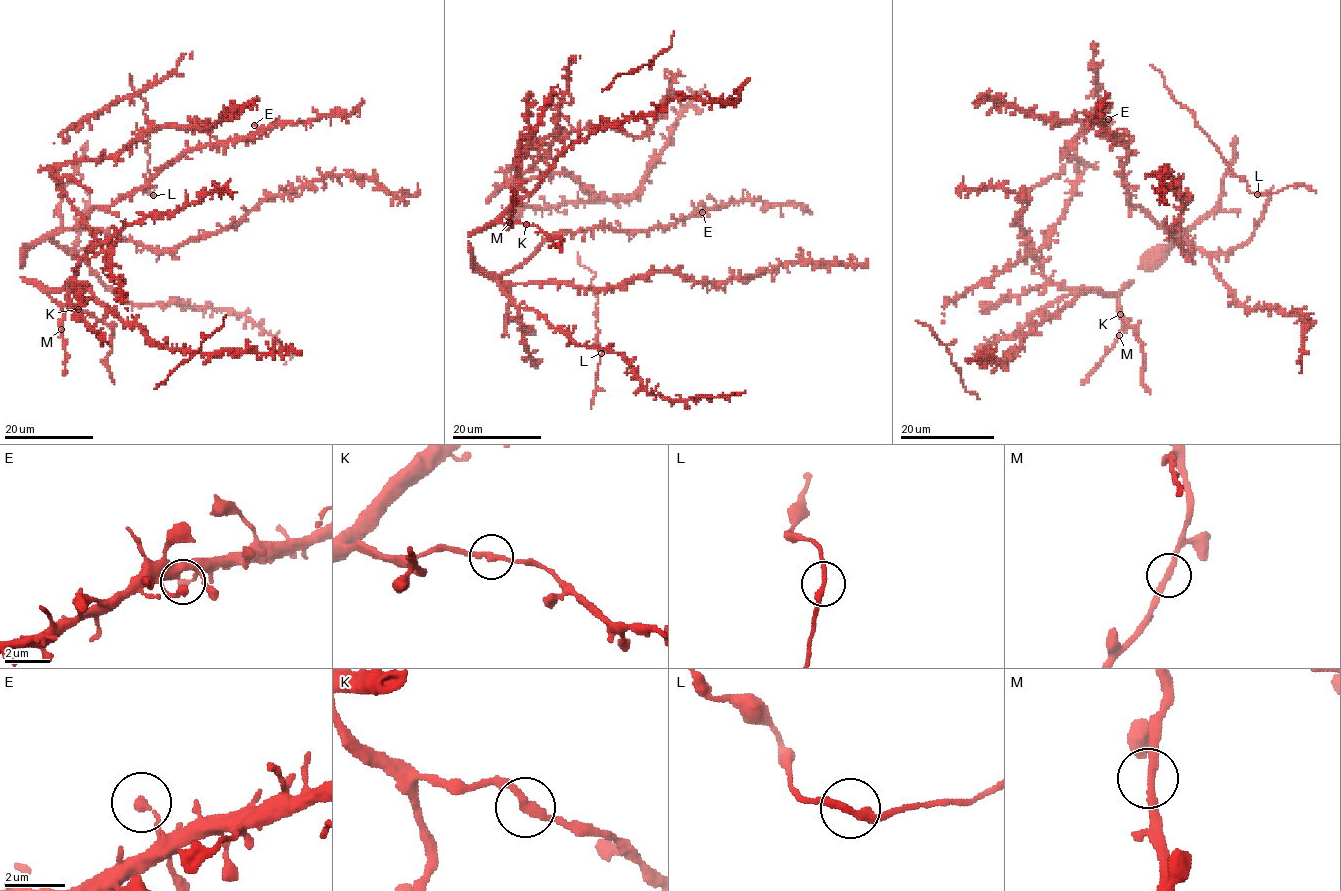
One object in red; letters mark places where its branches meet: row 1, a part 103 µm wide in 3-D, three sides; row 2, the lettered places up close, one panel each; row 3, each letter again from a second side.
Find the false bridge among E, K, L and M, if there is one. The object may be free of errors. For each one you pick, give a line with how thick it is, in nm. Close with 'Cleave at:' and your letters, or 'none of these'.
Cleave at: none of these

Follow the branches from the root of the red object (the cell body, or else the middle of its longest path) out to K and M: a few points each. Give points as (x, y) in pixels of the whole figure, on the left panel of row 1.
K: (74, 275), (70, 284), (53, 289), (50, 295), (78, 309)
M: (74, 275), (70, 284), (50, 292), (63, 314), (61, 329)

